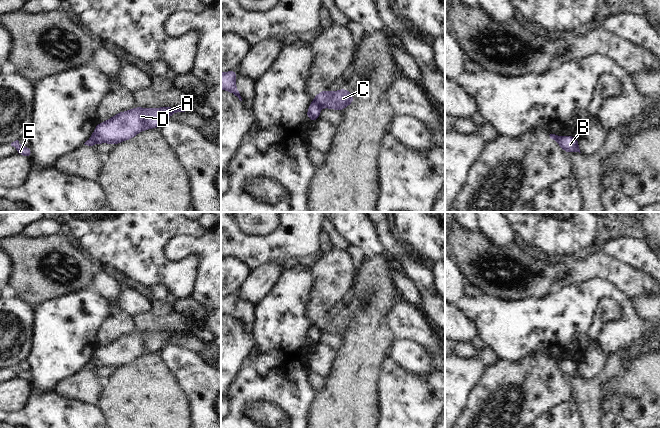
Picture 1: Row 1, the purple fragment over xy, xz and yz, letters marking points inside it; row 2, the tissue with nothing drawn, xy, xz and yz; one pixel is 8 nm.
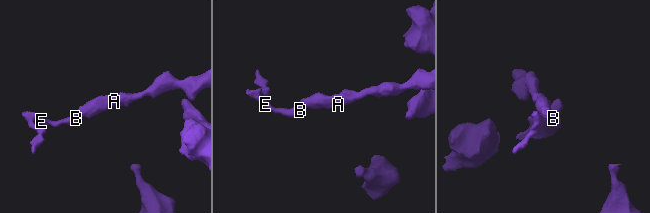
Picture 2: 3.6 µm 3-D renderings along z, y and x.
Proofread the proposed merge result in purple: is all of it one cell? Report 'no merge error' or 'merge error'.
merge error

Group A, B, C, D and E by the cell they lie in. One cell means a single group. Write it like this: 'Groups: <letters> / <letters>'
Groups: A C D / B E

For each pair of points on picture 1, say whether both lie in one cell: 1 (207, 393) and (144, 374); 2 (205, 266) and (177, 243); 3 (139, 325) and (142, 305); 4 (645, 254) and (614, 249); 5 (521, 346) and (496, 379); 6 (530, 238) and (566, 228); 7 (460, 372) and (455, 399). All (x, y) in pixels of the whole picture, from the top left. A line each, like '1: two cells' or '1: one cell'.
1: two cells
2: one cell
3: two cells
4: one cell
5: two cells
6: one cell
7: one cell

